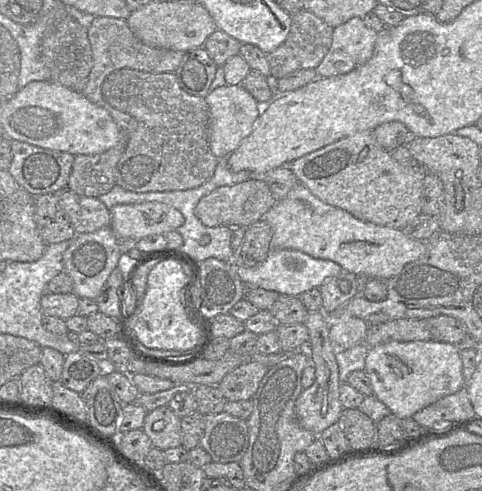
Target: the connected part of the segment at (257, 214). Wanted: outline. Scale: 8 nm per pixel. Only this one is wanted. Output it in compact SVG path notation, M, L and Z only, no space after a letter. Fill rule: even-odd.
M252 178L232 186L221 186L200 199L195 207L196 217L208 227L249 227L263 219L277 203L267 183L261 178Z

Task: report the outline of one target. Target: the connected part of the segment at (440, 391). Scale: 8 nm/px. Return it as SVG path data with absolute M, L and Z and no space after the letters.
M436 340L391 341L371 347L364 371L370 379L373 395L402 420L464 387L460 351L455 345Z

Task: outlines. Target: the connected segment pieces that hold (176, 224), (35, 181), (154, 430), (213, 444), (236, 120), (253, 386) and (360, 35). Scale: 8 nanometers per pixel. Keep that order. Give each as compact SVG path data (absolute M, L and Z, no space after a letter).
M159 202L118 204L110 210L110 214L110 228L118 240L137 241L149 235L164 235L169 231L177 230L185 221L180 211L170 205Z
M17 140L11 141L11 153L12 161L9 173L21 187L34 197L53 194L67 188L74 155L41 148Z
M167 405L147 412L142 430L152 446L162 451L182 445L181 418Z
M226 412L204 415L204 433L199 446L211 457L212 462L238 462L249 445L246 420Z
M225 85L214 89L204 98L209 108L209 146L217 158L228 158L240 143L250 135L262 109L267 104L259 104L242 85Z
M247 360L226 374L217 386L226 401L251 400L268 370L262 363Z
M353 17L334 28L332 43L325 57L315 69L321 78L346 74L365 64L372 56L378 33L368 28L362 18Z

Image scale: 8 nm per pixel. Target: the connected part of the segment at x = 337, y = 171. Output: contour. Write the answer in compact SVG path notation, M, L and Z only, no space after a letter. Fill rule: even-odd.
M364 130L339 139L319 150L293 161L290 169L298 183L303 184L318 199L341 208L356 218L380 226L404 230L422 214L422 192L427 171L423 168L407 168L397 162L388 151L379 146L374 130Z

